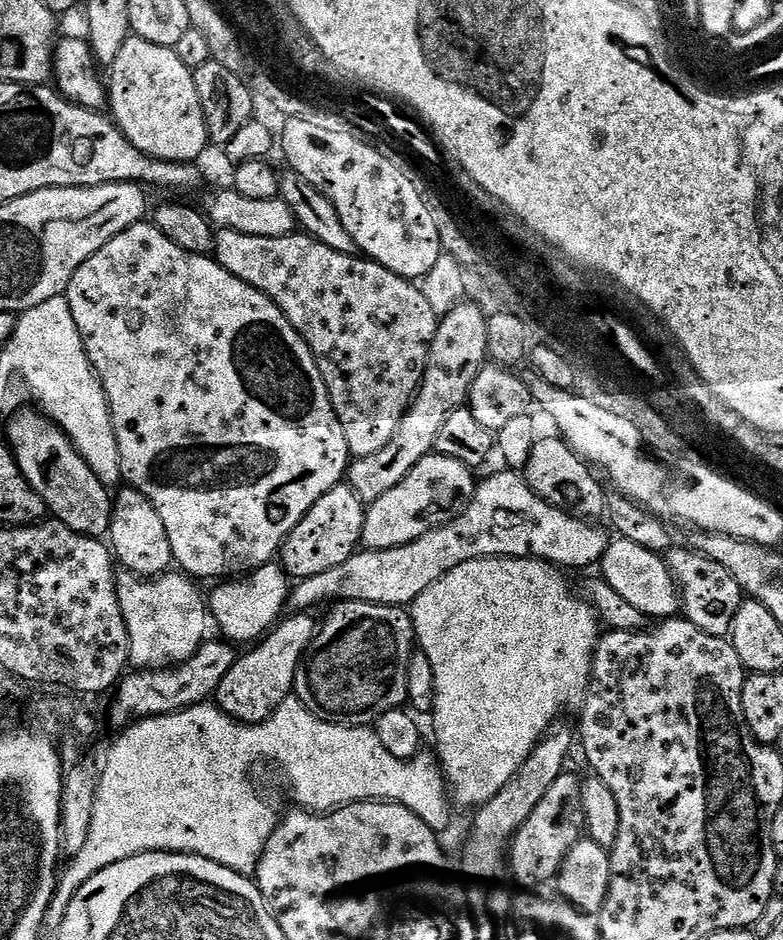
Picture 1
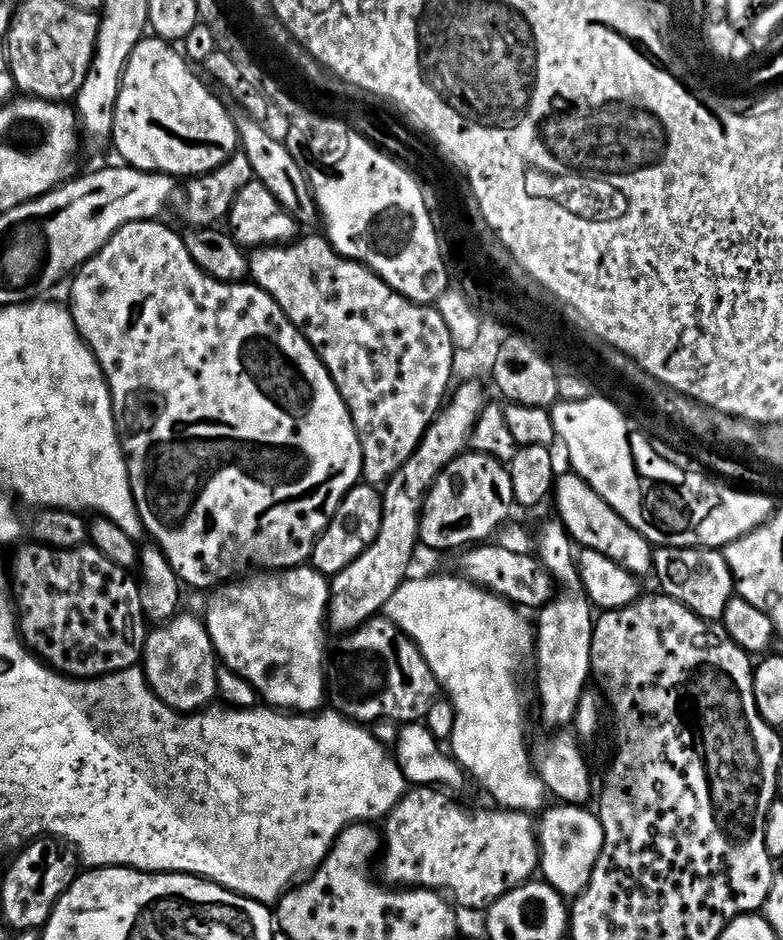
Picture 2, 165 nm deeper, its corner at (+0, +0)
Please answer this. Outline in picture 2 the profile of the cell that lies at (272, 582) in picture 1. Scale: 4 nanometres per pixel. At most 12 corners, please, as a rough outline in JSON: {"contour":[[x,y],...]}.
{"contour":[[258,572],[209,596],[219,663],[265,705],[330,696],[329,577]]}

